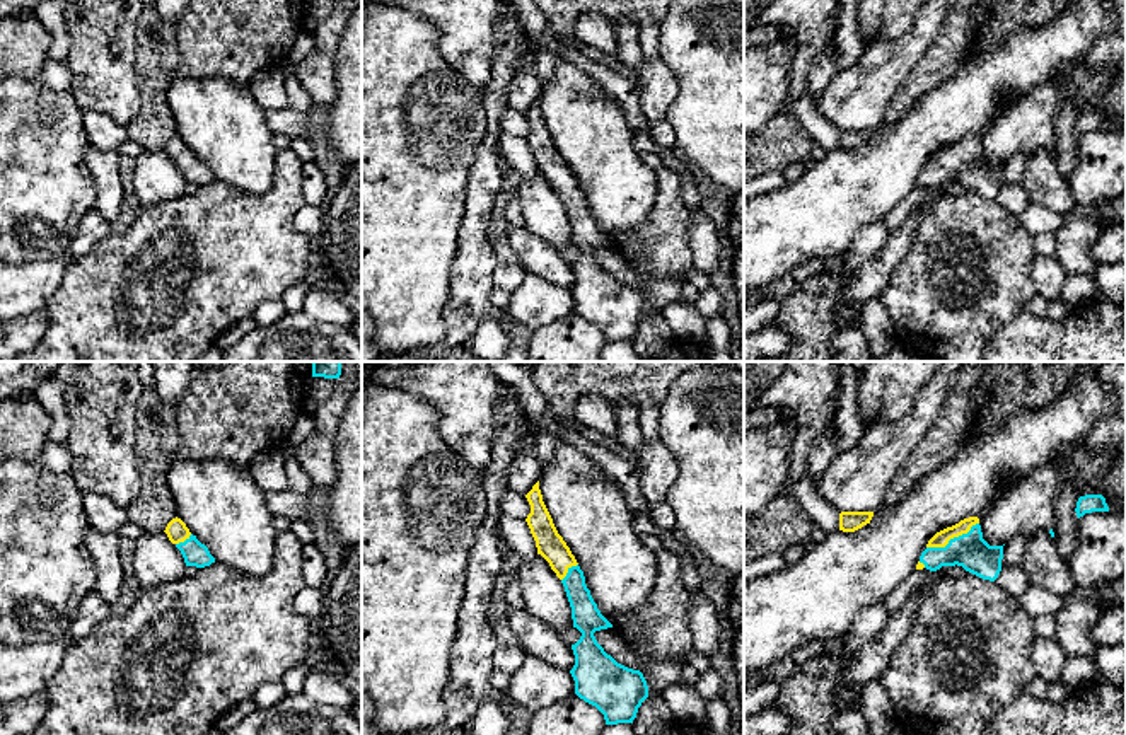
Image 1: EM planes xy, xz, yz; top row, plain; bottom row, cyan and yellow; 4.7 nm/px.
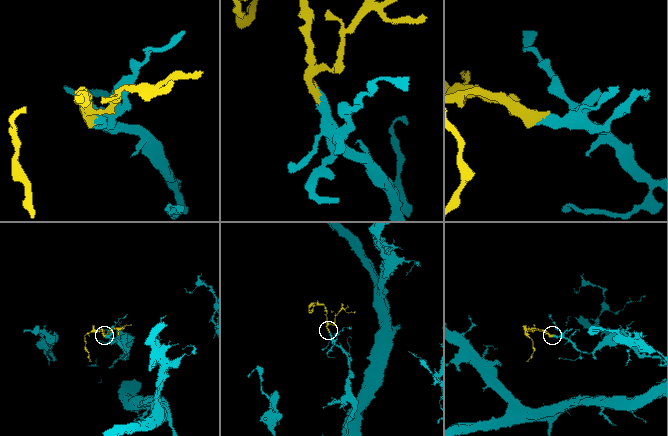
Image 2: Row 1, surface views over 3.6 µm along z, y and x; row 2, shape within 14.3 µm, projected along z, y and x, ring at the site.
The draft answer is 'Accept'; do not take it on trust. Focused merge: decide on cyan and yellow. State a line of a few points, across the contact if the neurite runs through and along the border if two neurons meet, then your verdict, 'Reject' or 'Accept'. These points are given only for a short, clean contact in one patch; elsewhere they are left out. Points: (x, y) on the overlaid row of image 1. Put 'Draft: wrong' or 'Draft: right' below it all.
Line: yz (971, 551), (954, 538), (940, 539). Accept
Draft: right

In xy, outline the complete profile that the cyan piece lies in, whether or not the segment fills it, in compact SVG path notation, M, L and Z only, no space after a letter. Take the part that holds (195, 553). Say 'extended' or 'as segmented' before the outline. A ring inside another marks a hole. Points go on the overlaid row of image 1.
extended | M172 518L164 532L167 534L169 541L181 551L186 566L205 568L215 563L215 558L210 554L208 547L189 532L181 518Z

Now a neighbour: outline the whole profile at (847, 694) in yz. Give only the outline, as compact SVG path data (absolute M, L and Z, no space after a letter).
M843 636L841 640L838 640L833 646L834 646L834 651L841 657L841 670L839 670L839 675L836 679L836 686L838 686L838 697L843 701L843 703L853 703L856 699L856 692L850 687L846 687L843 684L844 680L844 675L848 674L851 663L853 663L853 658L855 655L851 653L844 653L843 651L843 646L846 645L846 636Z

